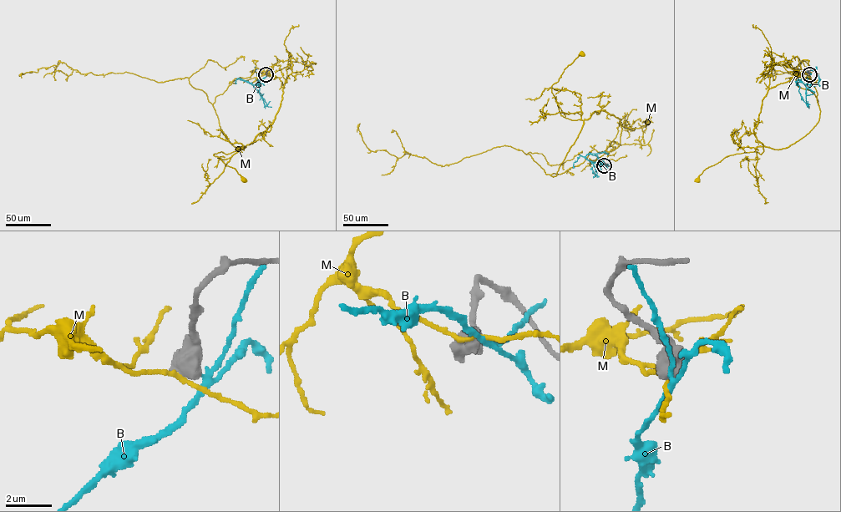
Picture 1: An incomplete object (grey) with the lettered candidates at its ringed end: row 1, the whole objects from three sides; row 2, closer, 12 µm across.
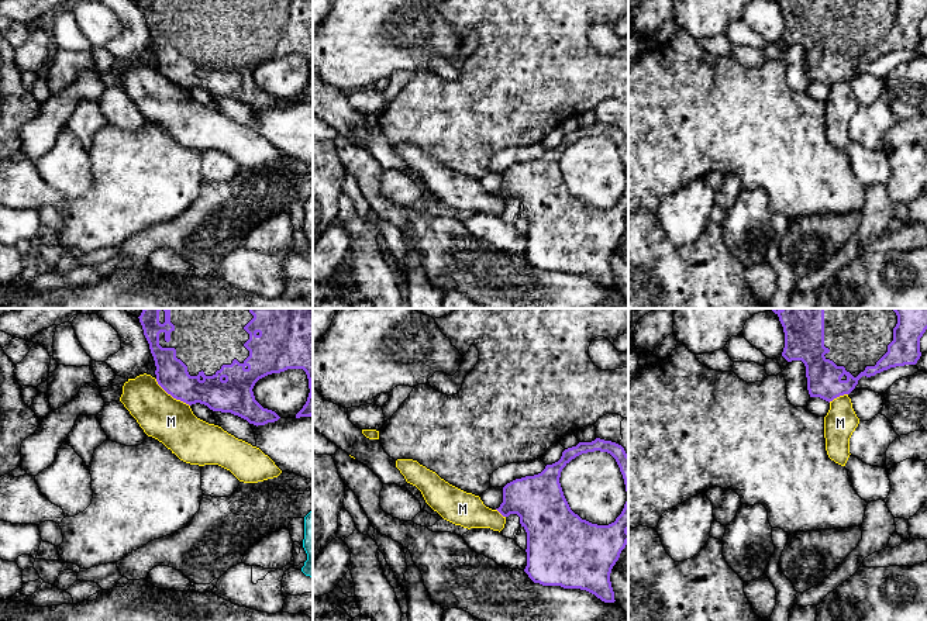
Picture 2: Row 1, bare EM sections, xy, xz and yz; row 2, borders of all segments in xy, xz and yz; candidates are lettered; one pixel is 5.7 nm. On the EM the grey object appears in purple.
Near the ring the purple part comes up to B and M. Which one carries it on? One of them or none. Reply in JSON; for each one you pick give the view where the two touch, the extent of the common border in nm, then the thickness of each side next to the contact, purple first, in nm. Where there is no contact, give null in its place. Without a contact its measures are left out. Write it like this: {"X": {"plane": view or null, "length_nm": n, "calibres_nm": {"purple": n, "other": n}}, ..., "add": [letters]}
{"add": []}

